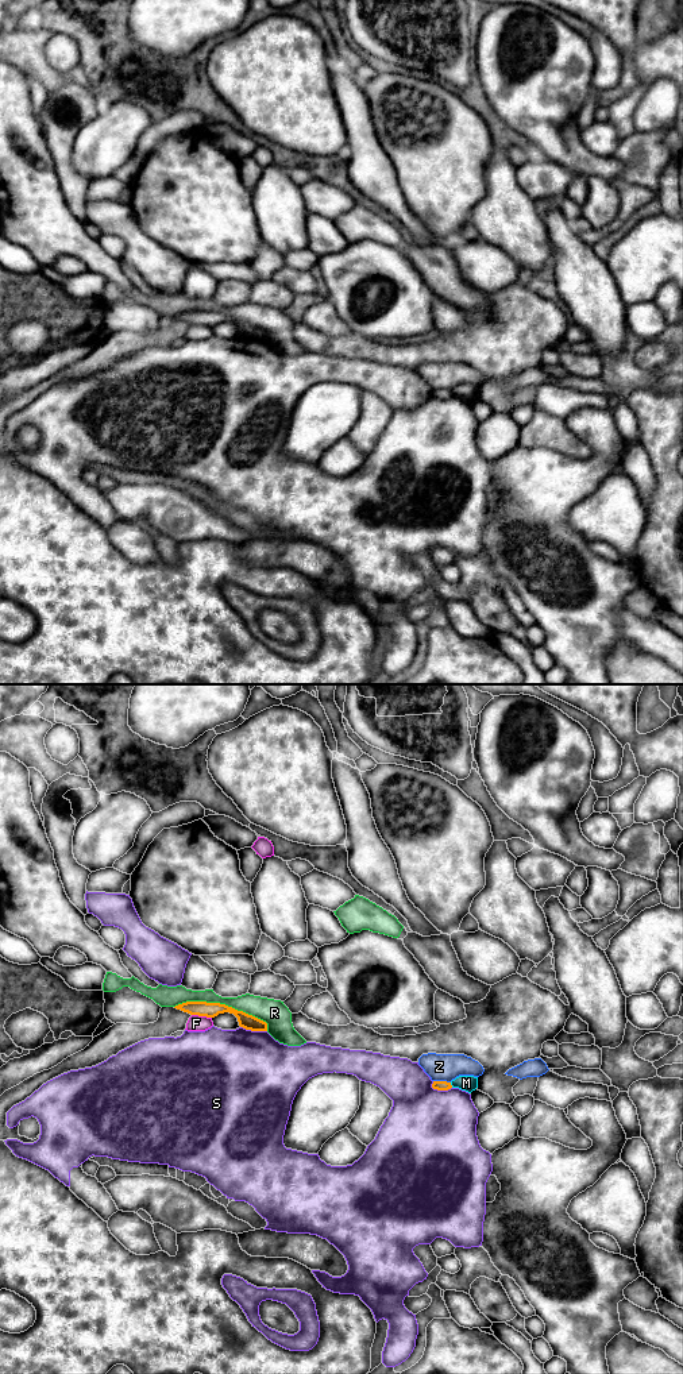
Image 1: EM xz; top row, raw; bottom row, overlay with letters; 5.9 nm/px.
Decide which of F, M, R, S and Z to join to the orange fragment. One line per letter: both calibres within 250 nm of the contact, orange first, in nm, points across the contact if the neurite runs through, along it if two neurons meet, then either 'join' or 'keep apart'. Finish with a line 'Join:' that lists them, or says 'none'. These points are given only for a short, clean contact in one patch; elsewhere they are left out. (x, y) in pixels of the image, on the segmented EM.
F: 90/100 nm | keep apart
M: 60/100 nm | along xz (450, 1083), (452, 1087) | keep apart
R: 90/140 nm | keep apart
S: 90/480 nm | keep apart
Z: 60/160 nm | keep apart
Join: none

